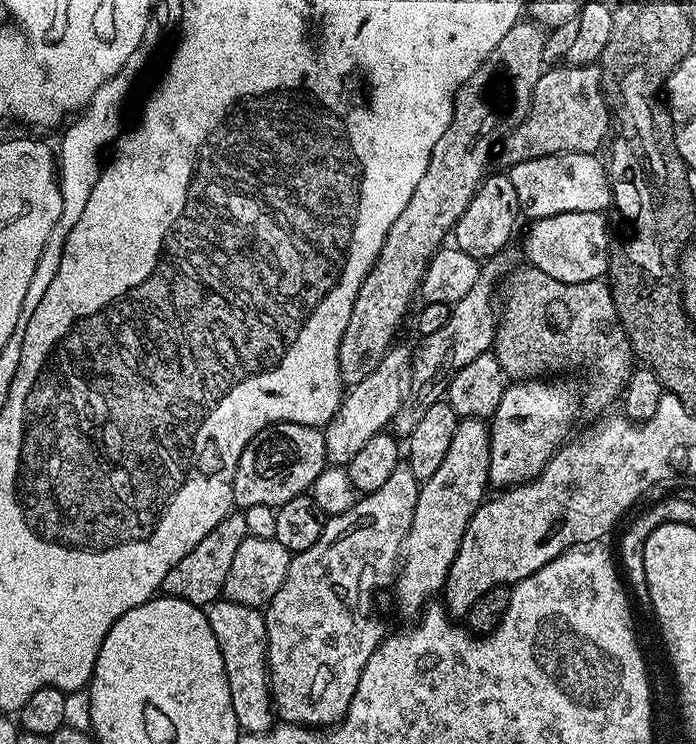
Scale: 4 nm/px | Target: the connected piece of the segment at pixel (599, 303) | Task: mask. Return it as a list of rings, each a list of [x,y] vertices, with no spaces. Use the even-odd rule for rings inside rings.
[[[531,266],[517,267],[503,281],[494,351],[505,377],[512,382],[556,374],[559,368],[584,368],[584,376],[588,379],[588,396],[585,395],[584,404],[595,414],[611,409],[608,407],[621,399],[634,369],[634,353],[607,283],[603,279],[577,284],[558,282],[558,278],[550,278],[550,274],[542,274],[542,270]]]

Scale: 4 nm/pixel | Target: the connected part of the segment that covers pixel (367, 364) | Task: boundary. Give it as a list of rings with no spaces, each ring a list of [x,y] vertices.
[[[521,22],[514,25],[506,34],[506,38],[502,38],[502,42],[494,46],[490,58],[486,58],[486,62],[482,62],[482,66],[478,66],[476,73],[458,90],[450,126],[446,126],[446,134],[438,138],[438,146],[434,146],[430,154],[426,174],[422,174],[418,187],[414,189],[414,195],[410,197],[410,202],[406,202],[406,210],[402,210],[398,218],[394,218],[394,226],[390,226],[382,250],[374,266],[366,274],[358,290],[358,298],[354,298],[354,310],[350,310],[350,322],[346,322],[346,334],[342,334],[342,342],[338,346],[340,378],[345,385],[357,384],[362,382],[362,378],[374,374],[374,366],[378,366],[378,362],[382,362],[389,348],[393,347],[397,339],[396,331],[399,330],[400,323],[403,322],[404,315],[412,304],[412,299],[417,299],[424,271],[432,261],[433,254],[447,241],[444,239],[447,236],[449,239],[456,223],[462,218],[466,206],[470,206],[470,198],[474,198],[478,186],[489,171],[488,159],[491,158],[492,151],[494,156],[498,145],[526,118],[532,95],[538,86],[538,78],[546,70],[543,51],[546,49],[547,40],[545,29],[535,22]]]

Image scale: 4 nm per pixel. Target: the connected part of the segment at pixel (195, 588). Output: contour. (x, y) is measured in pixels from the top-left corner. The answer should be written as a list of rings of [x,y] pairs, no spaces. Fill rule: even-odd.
[[[233,510],[226,518],[222,518],[222,522],[218,522],[218,526],[214,526],[214,530],[210,530],[210,534],[206,534],[206,538],[202,538],[202,542],[198,542],[198,546],[194,546],[194,550],[190,550],[186,558],[182,558],[182,562],[178,562],[178,566],[174,566],[170,574],[166,574],[163,595],[182,598],[186,602],[201,606],[210,605],[221,599],[224,596],[226,574],[230,574],[234,553],[250,535],[248,520],[244,516],[247,515],[243,511]]]

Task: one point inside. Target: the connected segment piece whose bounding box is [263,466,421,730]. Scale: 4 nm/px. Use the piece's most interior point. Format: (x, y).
(321, 628)

